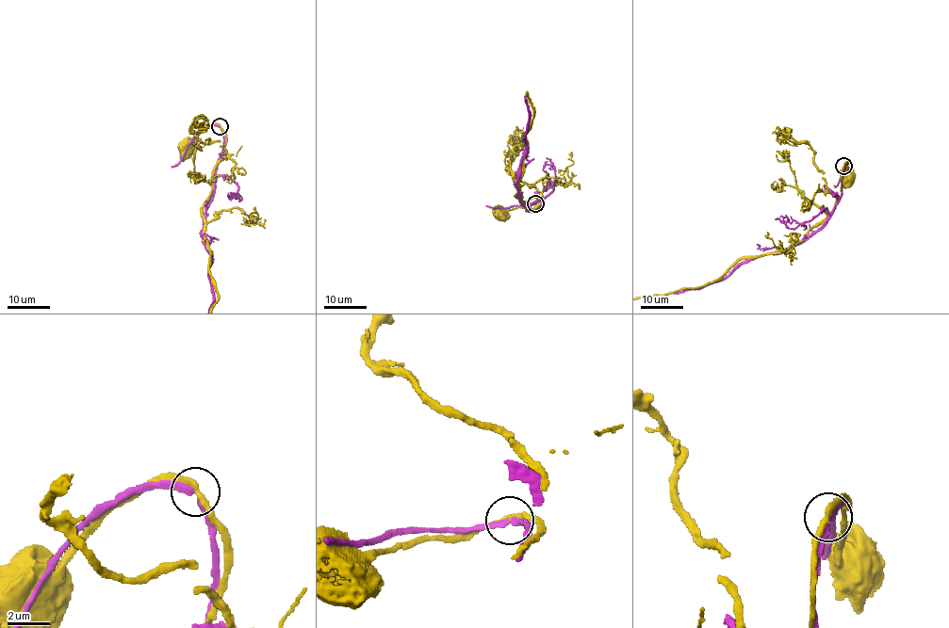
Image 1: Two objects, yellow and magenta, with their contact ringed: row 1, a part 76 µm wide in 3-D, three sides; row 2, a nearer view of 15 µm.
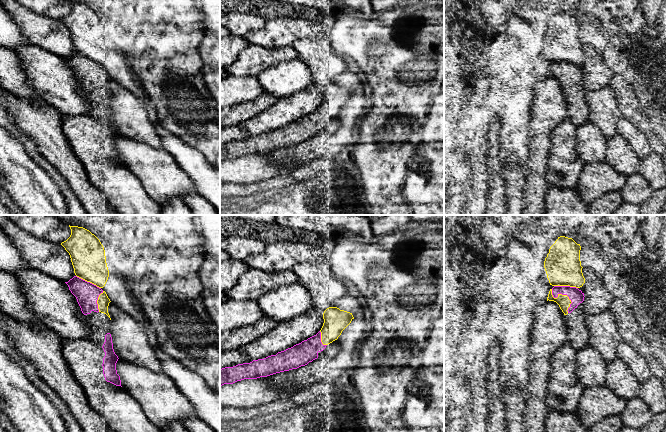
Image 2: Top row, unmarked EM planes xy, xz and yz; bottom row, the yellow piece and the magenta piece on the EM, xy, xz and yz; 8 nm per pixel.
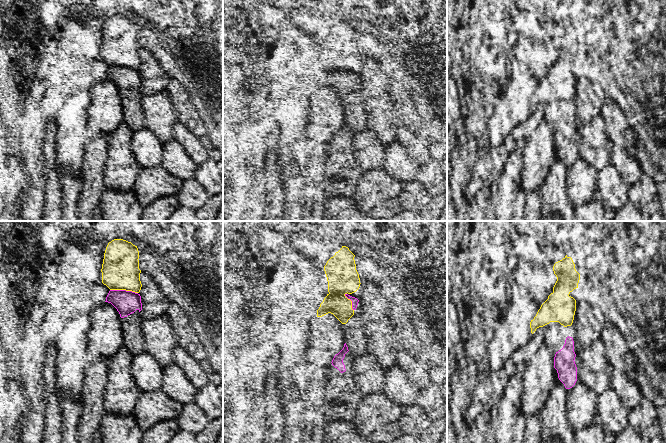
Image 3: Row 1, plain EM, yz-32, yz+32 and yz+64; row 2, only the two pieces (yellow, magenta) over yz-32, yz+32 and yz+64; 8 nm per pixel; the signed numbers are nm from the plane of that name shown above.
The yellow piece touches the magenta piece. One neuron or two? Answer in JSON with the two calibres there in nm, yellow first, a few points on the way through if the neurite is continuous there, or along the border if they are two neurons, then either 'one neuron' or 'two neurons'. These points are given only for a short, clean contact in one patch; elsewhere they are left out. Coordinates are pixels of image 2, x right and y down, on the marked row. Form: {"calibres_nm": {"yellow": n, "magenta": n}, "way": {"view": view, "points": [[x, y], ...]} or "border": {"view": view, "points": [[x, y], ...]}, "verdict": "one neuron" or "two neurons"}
{"calibres_nm": {"yellow": 100, "magenta": 120}, "verdict": "two neurons"}

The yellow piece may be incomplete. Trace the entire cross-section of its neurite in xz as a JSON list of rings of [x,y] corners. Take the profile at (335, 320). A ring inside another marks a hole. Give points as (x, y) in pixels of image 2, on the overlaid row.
[[[329,307],[324,311],[323,319],[324,323],[320,330],[321,342],[323,345],[328,345],[338,339],[354,317],[350,312],[337,307]]]

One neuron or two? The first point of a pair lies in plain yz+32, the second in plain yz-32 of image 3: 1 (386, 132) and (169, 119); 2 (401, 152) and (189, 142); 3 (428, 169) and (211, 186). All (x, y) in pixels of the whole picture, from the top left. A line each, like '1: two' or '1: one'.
1: one
2: two
3: one

